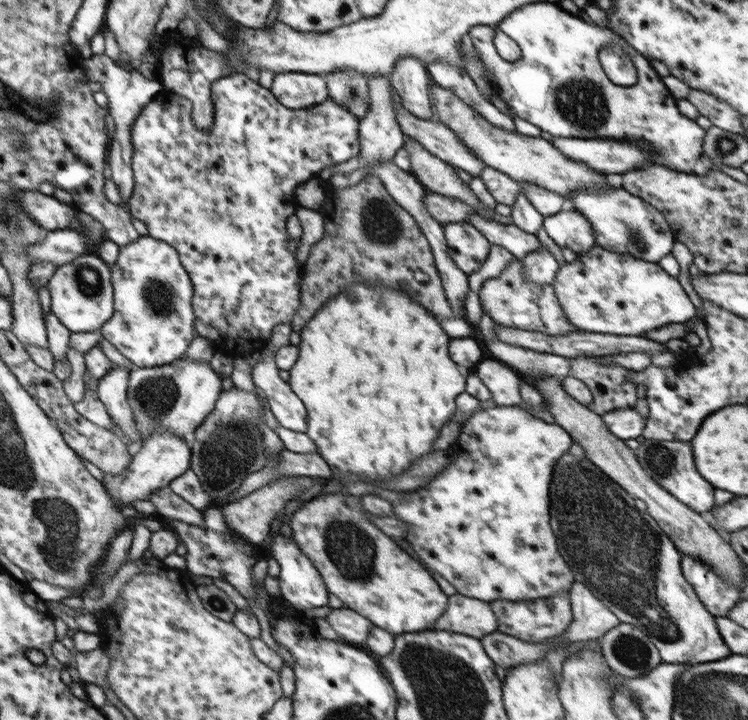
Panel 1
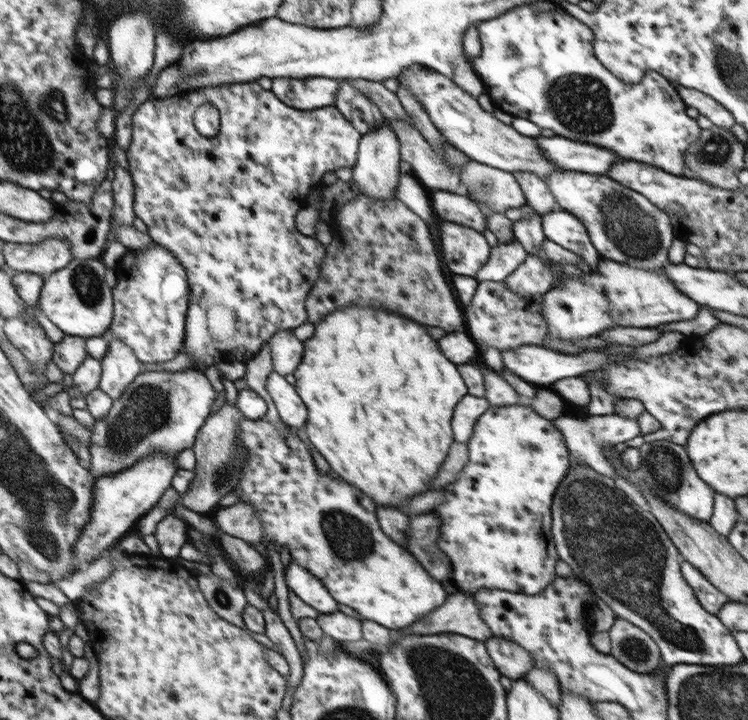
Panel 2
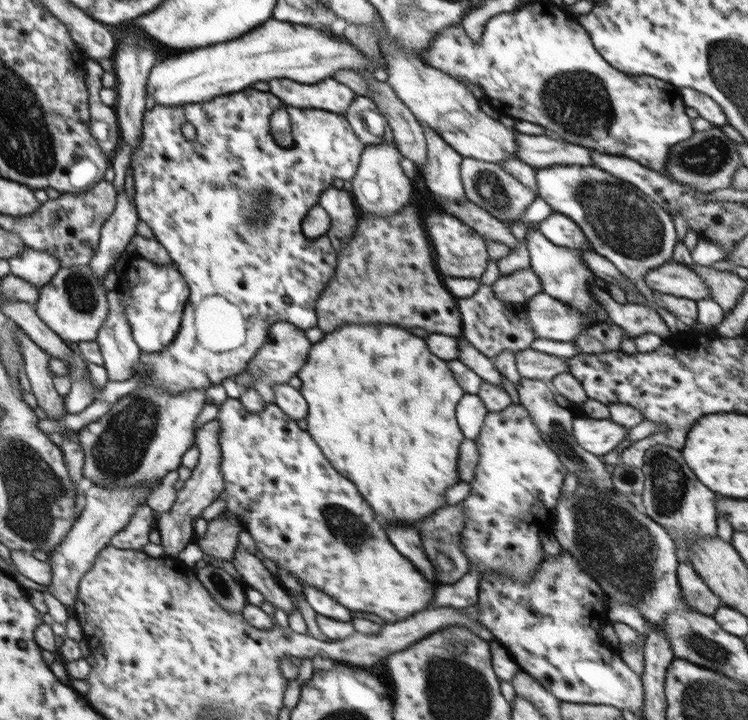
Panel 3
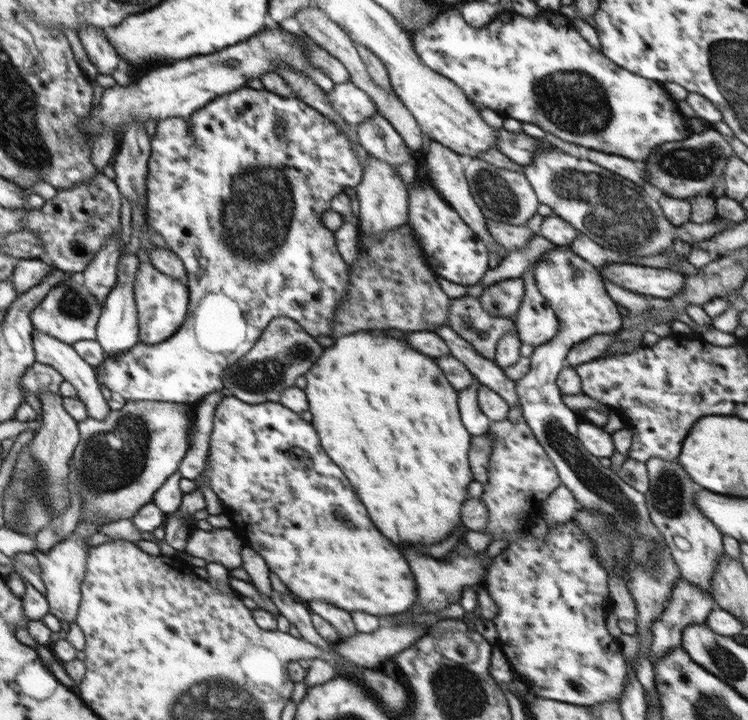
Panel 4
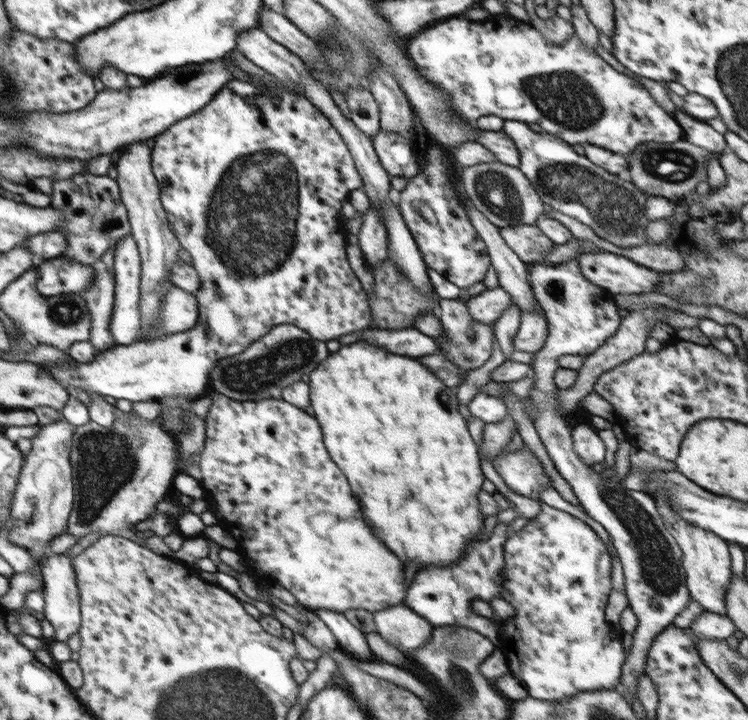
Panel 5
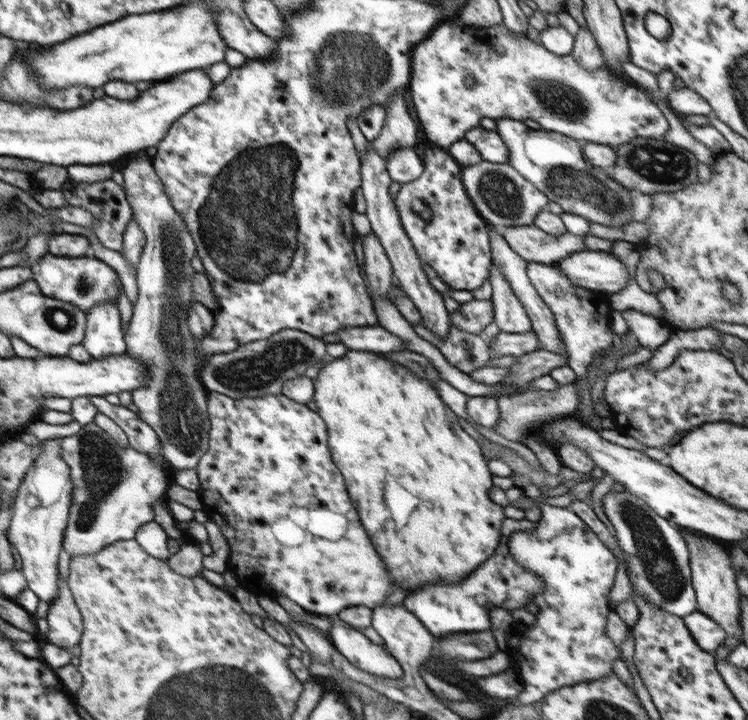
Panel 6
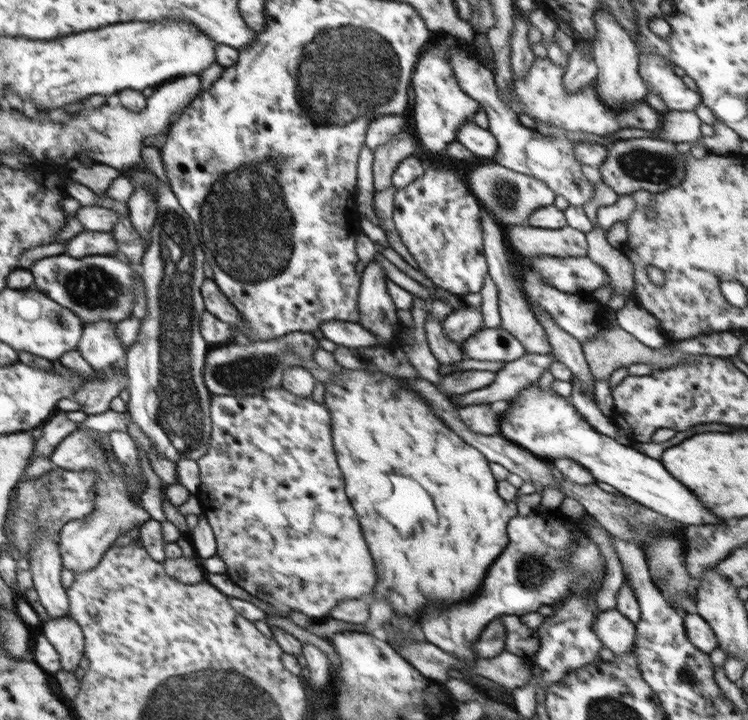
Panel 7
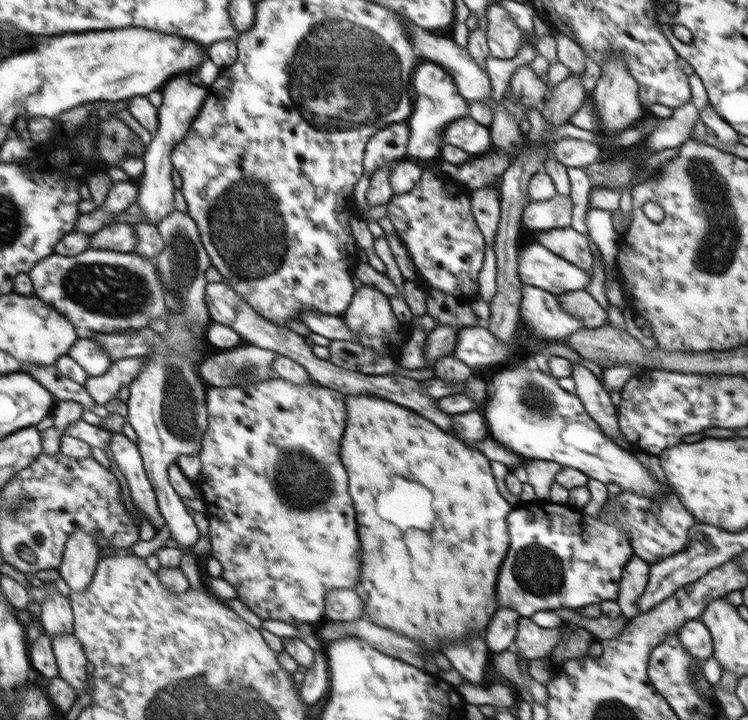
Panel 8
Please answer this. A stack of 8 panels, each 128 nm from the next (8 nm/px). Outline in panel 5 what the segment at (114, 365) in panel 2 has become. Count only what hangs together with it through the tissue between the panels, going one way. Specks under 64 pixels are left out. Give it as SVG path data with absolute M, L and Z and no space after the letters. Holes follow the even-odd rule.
M131 234L123 236L115 246L113 272L115 274L115 301L109 331L116 345L127 345L135 342L139 335L141 321L139 311L141 256L137 242Z

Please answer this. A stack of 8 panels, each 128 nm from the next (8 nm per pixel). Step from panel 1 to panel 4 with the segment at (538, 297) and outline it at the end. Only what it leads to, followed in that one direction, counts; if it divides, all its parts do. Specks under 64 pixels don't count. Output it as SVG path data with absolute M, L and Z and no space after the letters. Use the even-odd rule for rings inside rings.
M470 295L451 299L449 327L469 342L480 356L494 360L494 350L503 334L517 334L513 316L492 316L481 301Z

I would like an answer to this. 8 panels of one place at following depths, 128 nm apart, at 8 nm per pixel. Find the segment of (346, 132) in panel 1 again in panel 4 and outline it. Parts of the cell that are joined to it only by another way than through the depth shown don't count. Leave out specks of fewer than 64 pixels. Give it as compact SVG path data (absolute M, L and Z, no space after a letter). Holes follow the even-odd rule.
M247 86L240 88L240 90L234 90L234 92L230 92L230 94L224 94L214 100L211 100L206 106L193 111L193 113L187 118L183 119L173 116L172 118L158 120L156 125L156 133L151 139L151 155L148 161L148 168L146 223L148 226L150 226L151 230L160 233L160 236L164 237L164 240L168 243L168 246L170 246L171 251L175 252L180 257L180 260L182 260L184 266L186 267L187 277L189 280L187 284L187 287L189 288L187 318L184 319L182 326L180 326L180 328L172 336L170 336L170 338L167 338L158 344L138 342L130 350L115 355L106 356L104 362L100 364L100 366L95 367L97 378L99 378L99 384L103 384L106 386L106 388L108 388L108 390L111 390L111 392L120 394L120 396L126 401L158 400L160 402L190 403L197 405L197 403L200 402L207 394L219 391L221 388L223 388L224 380L222 380L222 377L224 369L227 369L231 366L231 364L238 362L254 346L254 344L256 344L256 341L258 338L260 338L260 335L262 332L264 332L264 329L272 322L272 320L279 317L286 317L295 320L308 334L310 334L310 336L332 336L333 318L335 318L337 308L343 304L343 300L345 300L345 296L347 296L351 272L349 271L349 266L346 264L346 262L344 262L344 259L338 250L335 234L328 230L328 228L324 228L324 226L322 226L322 216L327 210L331 209L331 200L333 200L337 194L344 192L344 188L356 188L362 182L363 177L363 166L361 165L360 159L353 151L348 135L345 132L342 132L339 128L337 128L337 126L329 118L326 118L315 108L308 106L308 104L302 102L298 98L293 98L292 100L282 100L282 98L280 98L280 100L254 100L254 88ZM278 122L283 124L282 128L276 126ZM208 296L224 296L224 298L230 298L232 302L236 302L236 306L239 306L239 308L210 308L210 306L214 306L214 304L218 304L218 302L208 302L208 306L206 306L206 302L204 302L204 300L208 300Z

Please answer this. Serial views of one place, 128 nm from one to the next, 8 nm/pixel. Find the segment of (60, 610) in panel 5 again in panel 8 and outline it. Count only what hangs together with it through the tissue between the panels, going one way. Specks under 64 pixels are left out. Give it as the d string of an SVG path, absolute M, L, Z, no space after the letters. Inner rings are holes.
M69 632L69 634L59 634L52 640L59 677L75 690L76 695L89 692L85 652L78 637Z

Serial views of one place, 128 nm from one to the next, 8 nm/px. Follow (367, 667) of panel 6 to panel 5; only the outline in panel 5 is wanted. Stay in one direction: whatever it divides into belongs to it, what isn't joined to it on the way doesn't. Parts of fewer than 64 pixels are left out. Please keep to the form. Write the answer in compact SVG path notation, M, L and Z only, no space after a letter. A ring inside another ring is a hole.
M318 608L312 614L322 619L322 622L334 633L340 649L346 654L360 661L381 661L366 644L365 633L356 628L343 613Z

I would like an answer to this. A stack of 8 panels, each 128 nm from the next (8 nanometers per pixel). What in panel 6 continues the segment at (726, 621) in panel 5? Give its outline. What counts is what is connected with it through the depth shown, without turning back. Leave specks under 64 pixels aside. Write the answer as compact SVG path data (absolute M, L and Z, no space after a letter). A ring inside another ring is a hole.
M694 611L688 616L683 616L683 621L696 644L706 652L714 654L716 648L727 639L727 632L720 628L715 620L708 618L700 611Z

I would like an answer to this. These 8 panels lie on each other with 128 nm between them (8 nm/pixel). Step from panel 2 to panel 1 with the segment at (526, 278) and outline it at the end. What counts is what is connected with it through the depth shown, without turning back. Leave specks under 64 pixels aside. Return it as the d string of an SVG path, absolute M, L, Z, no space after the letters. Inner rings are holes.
M544 246L540 250L530 251L522 261L527 279L542 286L552 284L559 271L558 261Z

